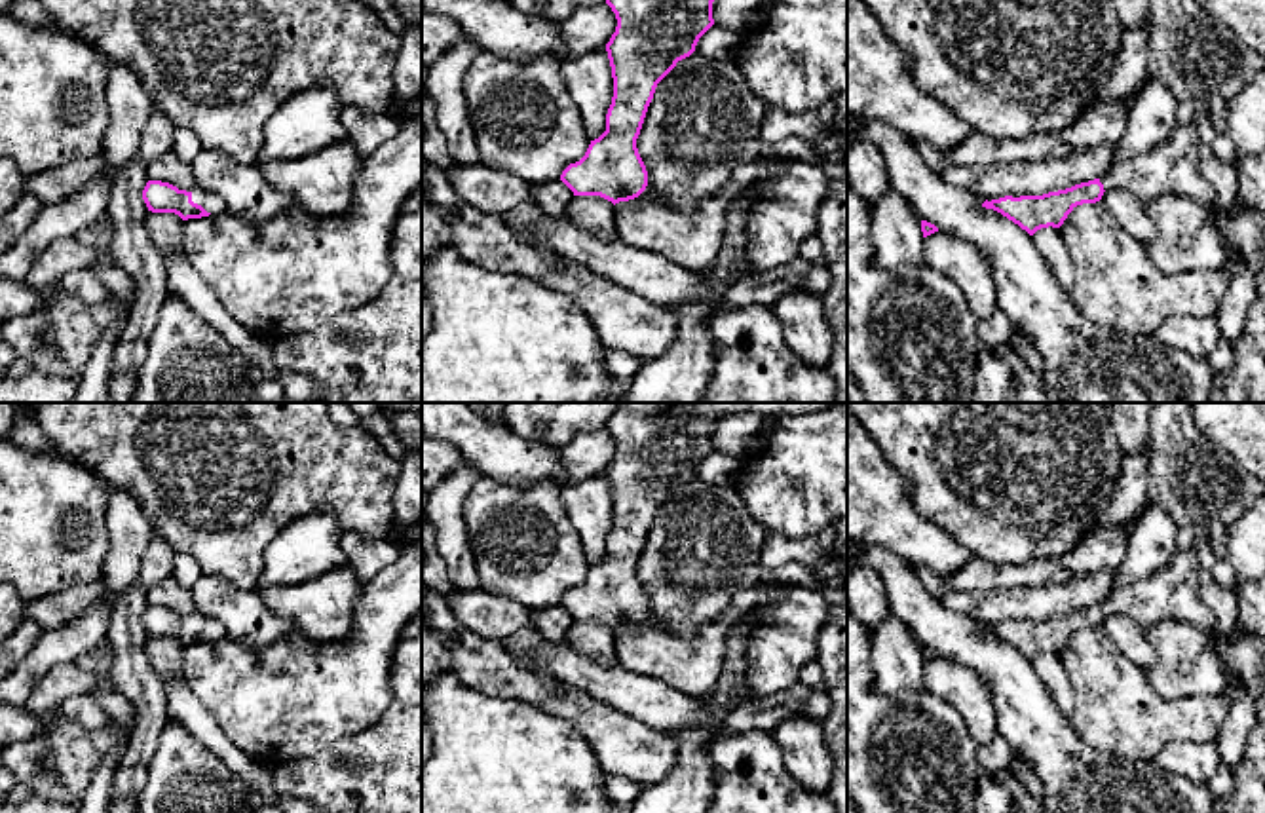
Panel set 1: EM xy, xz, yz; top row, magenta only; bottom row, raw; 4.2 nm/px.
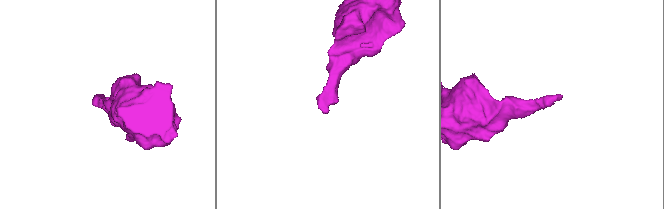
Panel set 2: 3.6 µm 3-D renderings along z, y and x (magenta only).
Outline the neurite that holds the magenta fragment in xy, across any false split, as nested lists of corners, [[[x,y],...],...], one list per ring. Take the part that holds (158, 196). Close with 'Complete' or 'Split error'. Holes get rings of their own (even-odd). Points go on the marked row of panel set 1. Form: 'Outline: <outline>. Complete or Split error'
Outline: [[[148,180],[142,190],[142,199],[152,213],[175,213],[182,220],[217,215],[224,209],[222,201],[199,188],[192,192],[161,180]]]. Split error

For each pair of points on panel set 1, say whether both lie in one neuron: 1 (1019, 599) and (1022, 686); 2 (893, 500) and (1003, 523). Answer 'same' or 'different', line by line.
1: different
2: different

